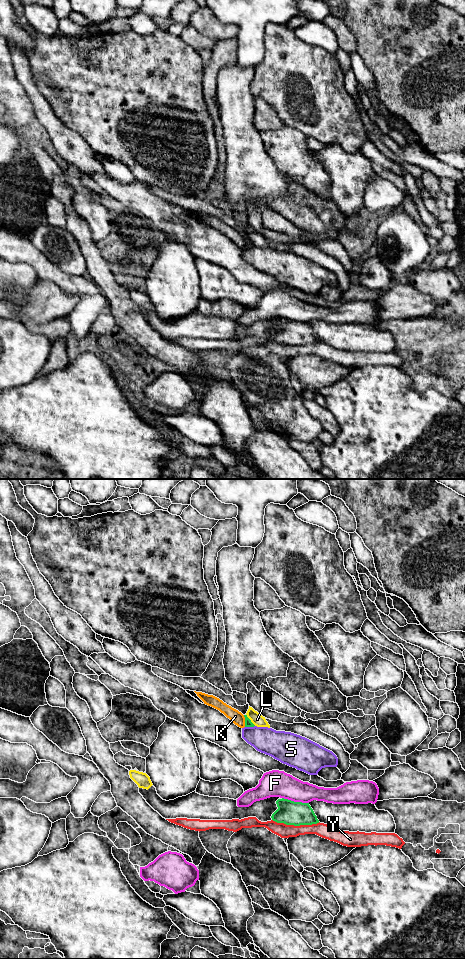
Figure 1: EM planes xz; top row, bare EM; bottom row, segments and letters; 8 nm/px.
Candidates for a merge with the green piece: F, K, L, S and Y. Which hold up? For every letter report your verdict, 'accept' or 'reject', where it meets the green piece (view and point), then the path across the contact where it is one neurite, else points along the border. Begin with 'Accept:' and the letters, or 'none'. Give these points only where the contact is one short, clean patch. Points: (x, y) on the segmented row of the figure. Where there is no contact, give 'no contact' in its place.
Accept: none
F: reject; contact xz (295, 802); border xz (282, 797), (288, 800), (308, 803)
K: reject; contact xz (245, 721); border xz (243, 715), (245, 726)
L: reject; contact xz (250, 720)
S: reject; contact xz (249, 726)
Y: reject; contact xz (296, 825)

